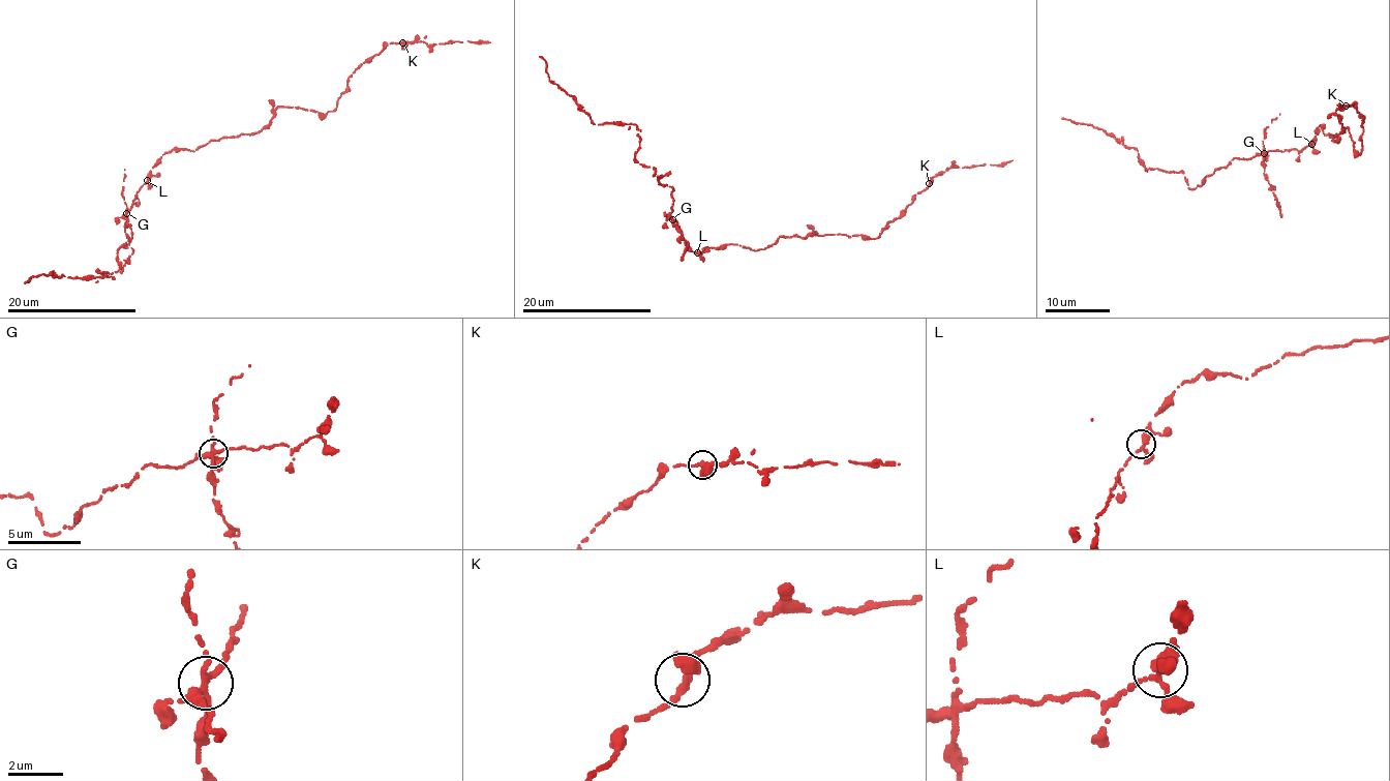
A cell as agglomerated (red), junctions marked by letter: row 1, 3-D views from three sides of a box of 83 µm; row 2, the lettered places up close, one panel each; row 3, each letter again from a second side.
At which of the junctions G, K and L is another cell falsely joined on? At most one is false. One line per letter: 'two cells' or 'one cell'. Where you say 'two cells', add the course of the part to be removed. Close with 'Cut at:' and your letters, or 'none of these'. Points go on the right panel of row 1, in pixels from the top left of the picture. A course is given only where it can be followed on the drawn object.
G: two cells; foreign part runs (1264, 153), (1264, 173), (1272, 186), (1281, 216)
K: one cell
L: one cell
Cut at: G

